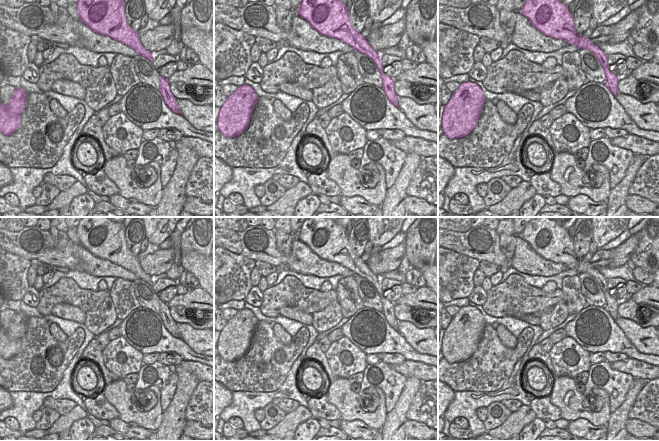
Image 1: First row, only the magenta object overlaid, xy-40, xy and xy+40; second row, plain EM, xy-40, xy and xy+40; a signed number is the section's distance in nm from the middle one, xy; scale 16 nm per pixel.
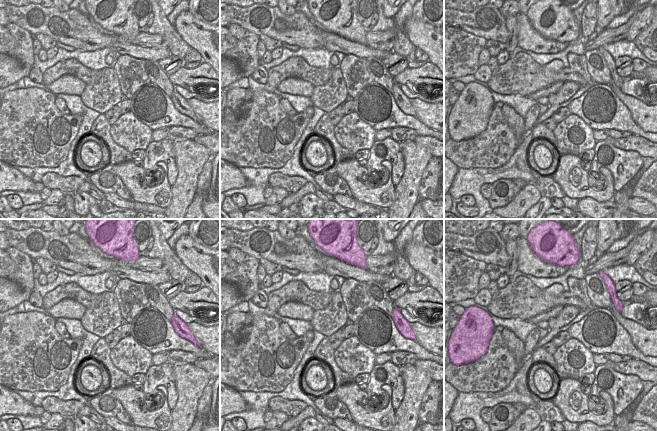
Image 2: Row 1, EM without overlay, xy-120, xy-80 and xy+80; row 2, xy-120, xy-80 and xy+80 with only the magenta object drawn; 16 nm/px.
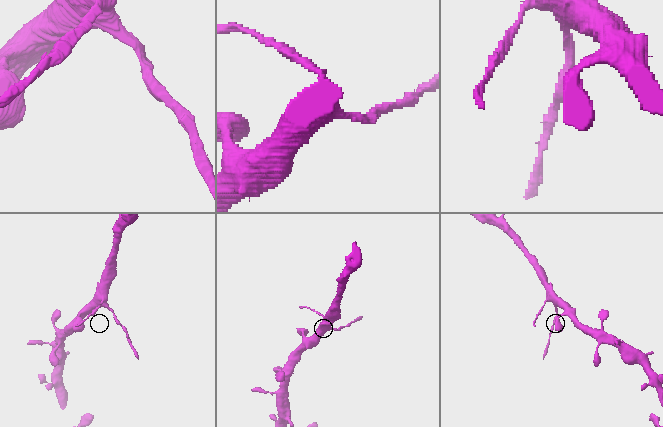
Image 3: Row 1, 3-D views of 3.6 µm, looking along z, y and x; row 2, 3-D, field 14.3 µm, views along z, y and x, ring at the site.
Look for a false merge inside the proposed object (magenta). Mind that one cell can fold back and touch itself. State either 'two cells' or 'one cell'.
two cells

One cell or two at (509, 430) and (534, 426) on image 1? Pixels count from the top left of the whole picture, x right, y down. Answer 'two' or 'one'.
two

